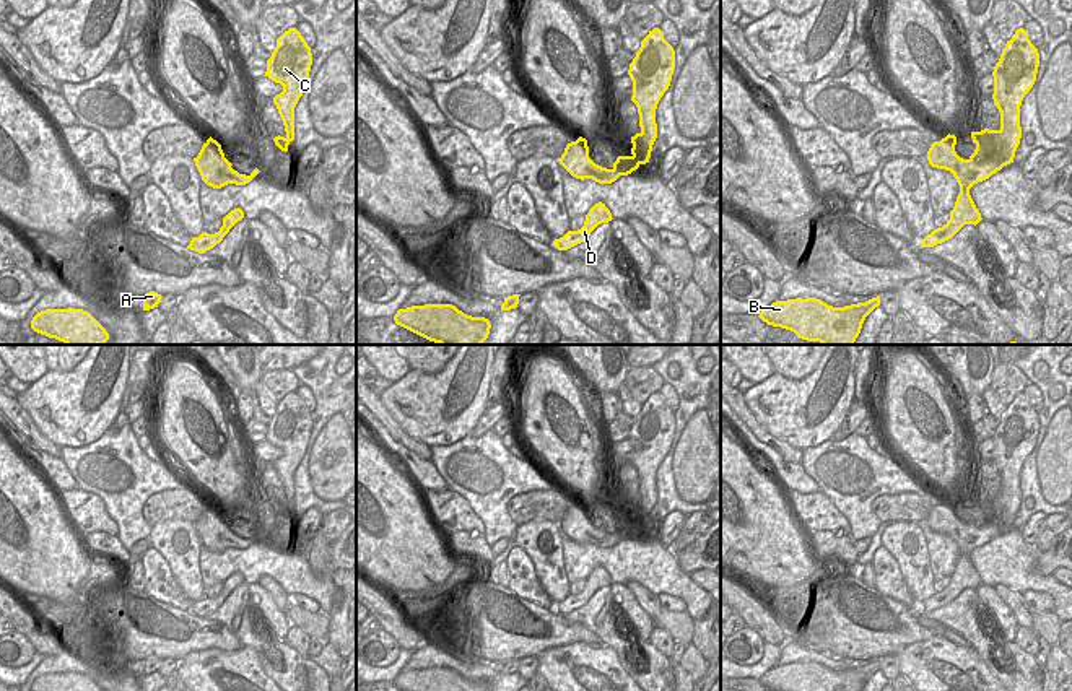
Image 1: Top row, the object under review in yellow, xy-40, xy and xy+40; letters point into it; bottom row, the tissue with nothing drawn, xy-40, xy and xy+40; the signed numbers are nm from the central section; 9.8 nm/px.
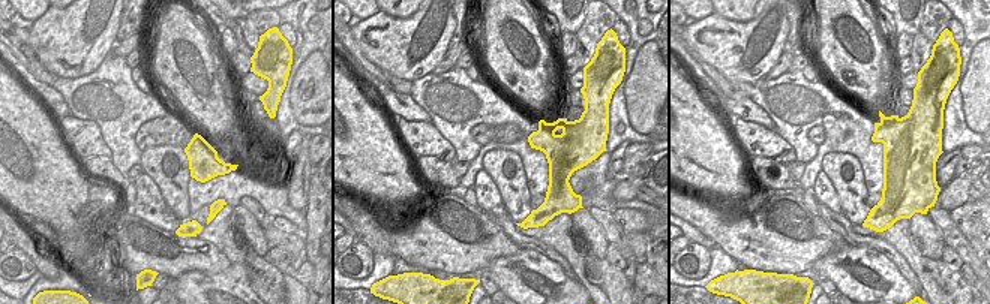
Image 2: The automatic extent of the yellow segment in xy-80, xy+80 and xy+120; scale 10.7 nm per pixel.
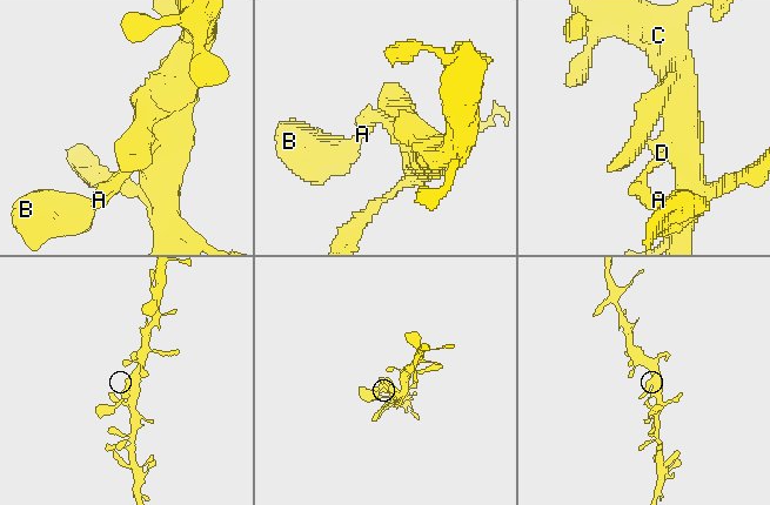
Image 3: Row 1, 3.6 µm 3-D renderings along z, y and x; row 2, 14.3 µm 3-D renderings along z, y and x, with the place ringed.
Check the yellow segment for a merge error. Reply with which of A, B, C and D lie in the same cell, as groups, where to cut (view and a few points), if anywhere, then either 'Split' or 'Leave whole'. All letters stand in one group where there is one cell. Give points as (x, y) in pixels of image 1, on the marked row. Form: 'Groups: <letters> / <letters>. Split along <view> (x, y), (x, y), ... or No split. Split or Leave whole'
Groups: A B C D. No split. Leave whole

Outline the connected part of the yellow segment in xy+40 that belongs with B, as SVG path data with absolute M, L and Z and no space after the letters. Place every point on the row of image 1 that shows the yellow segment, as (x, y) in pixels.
M880 296L865 302L833 307L817 298L776 301L760 312L773 327L794 332L807 341L821 345L852 345L865 317L880 306Z

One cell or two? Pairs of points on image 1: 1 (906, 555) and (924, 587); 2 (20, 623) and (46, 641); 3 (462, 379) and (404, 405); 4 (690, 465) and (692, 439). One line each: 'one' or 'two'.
1: one
2: one
3: one
4: one

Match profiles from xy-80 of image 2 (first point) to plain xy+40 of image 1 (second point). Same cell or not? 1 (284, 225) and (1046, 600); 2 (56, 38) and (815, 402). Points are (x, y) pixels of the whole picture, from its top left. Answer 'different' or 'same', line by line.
1: same
2: same

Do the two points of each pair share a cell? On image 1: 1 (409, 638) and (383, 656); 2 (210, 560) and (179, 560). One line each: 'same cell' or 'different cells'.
1: different cells
2: different cells

